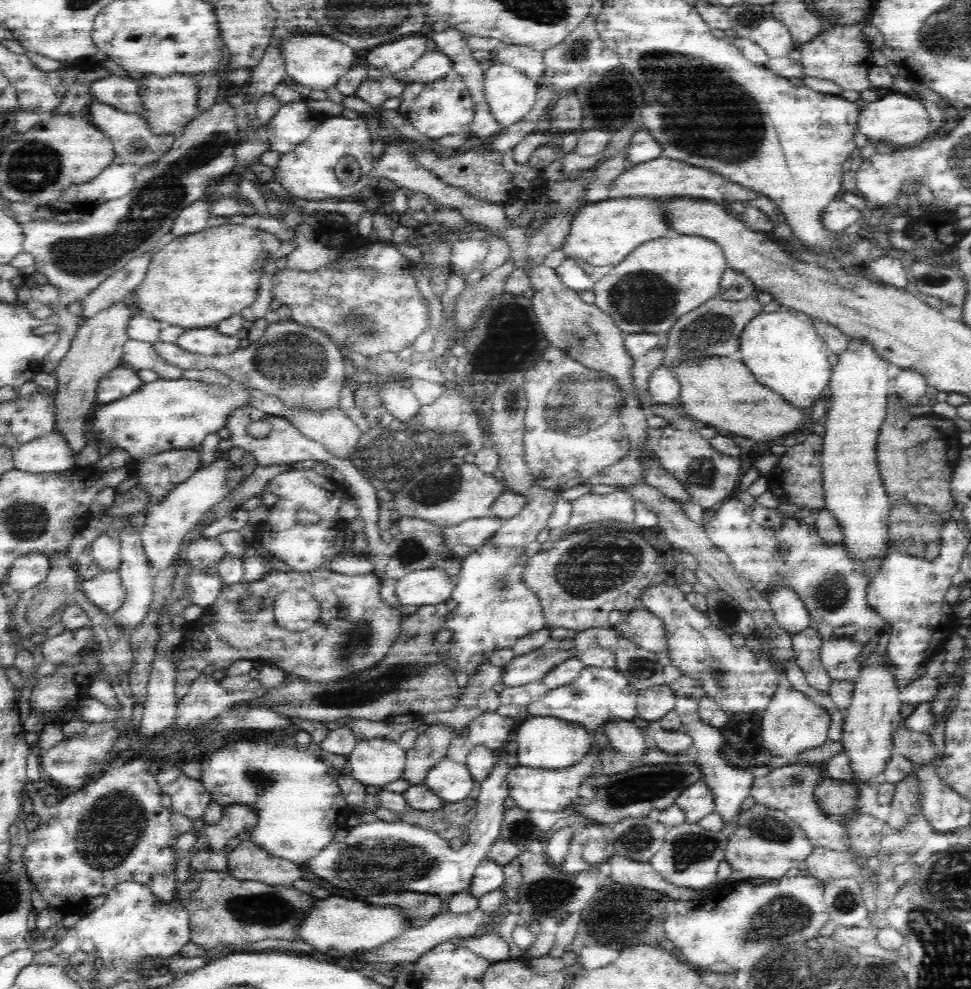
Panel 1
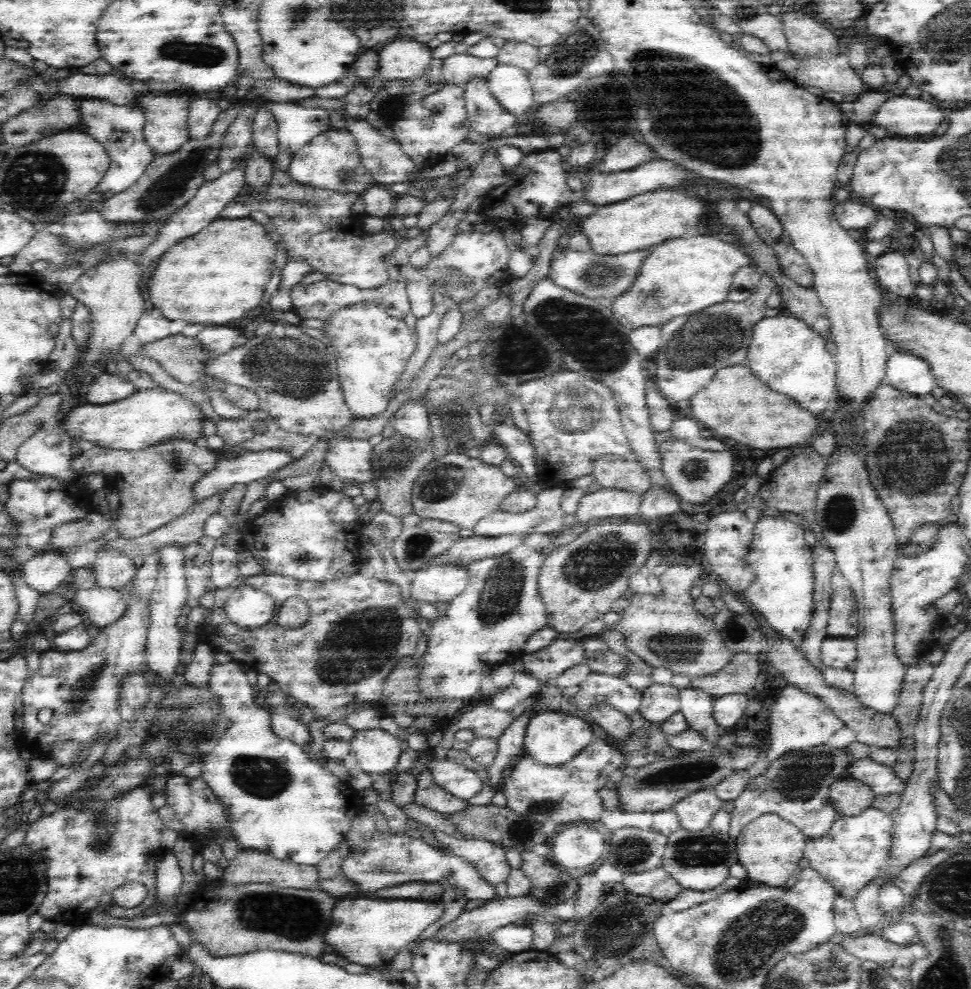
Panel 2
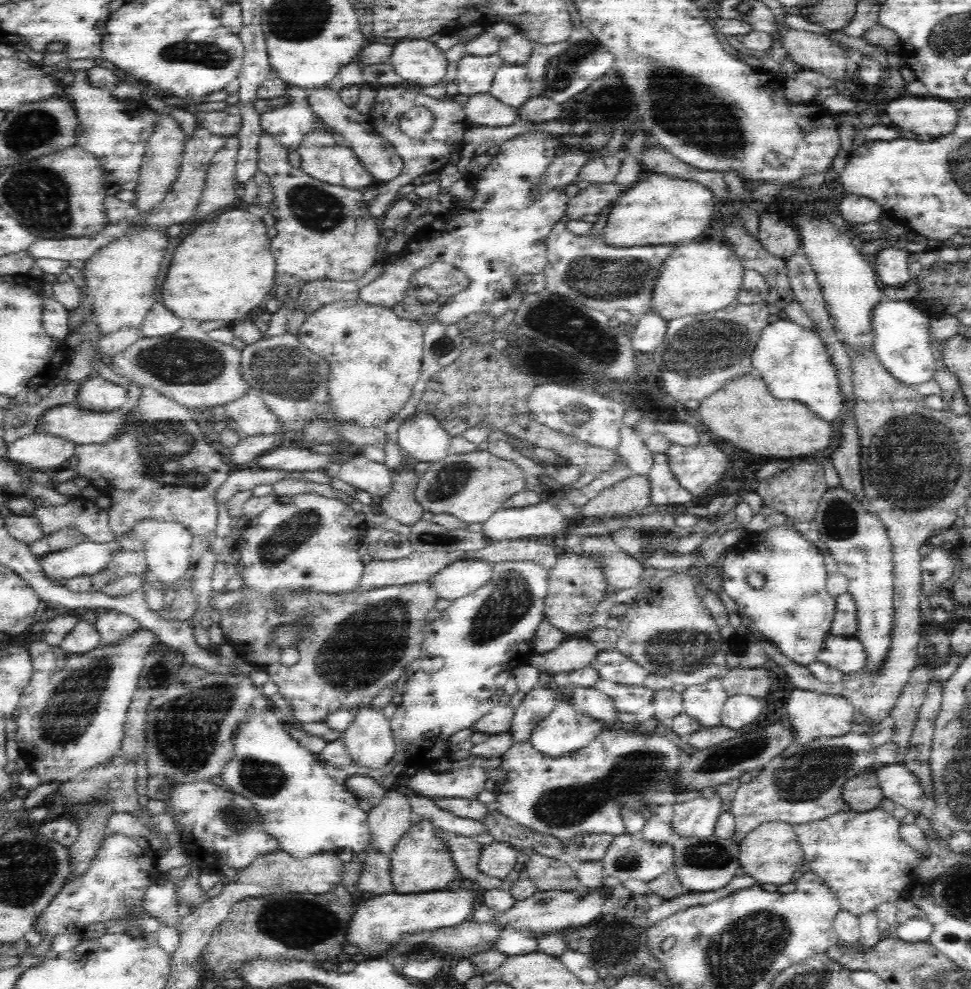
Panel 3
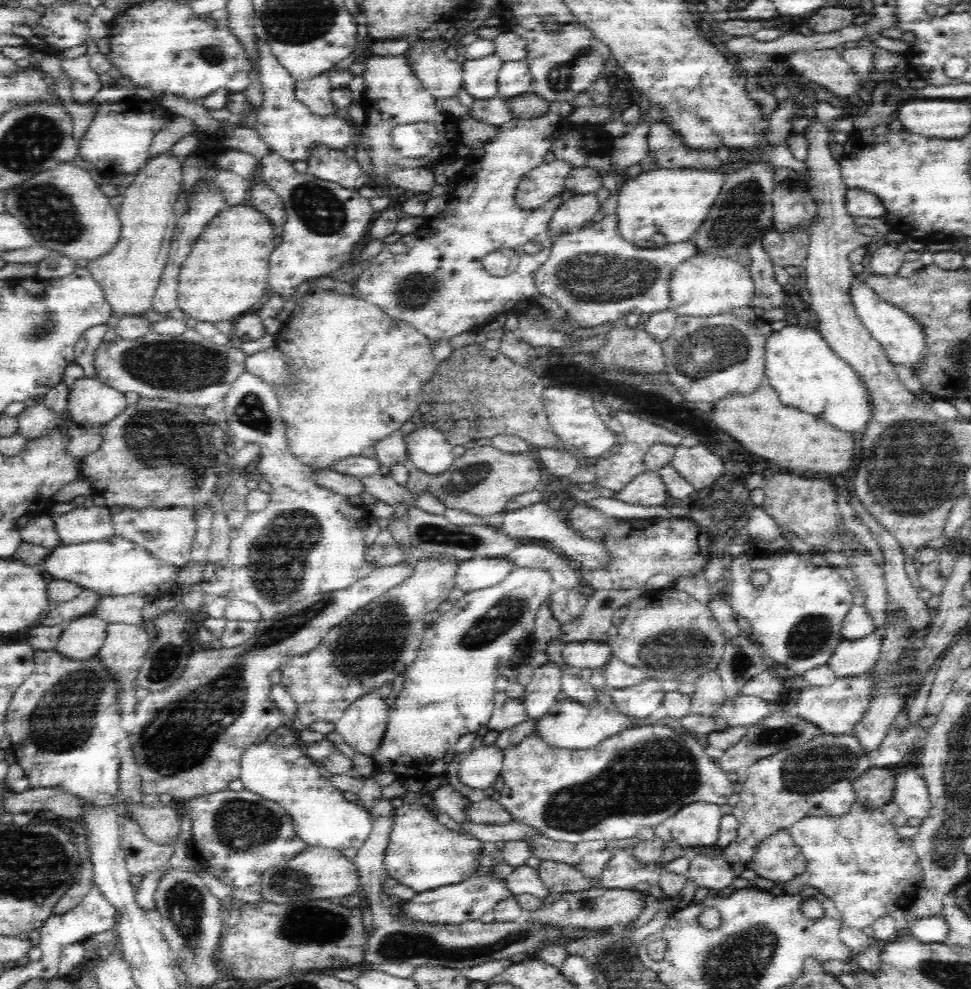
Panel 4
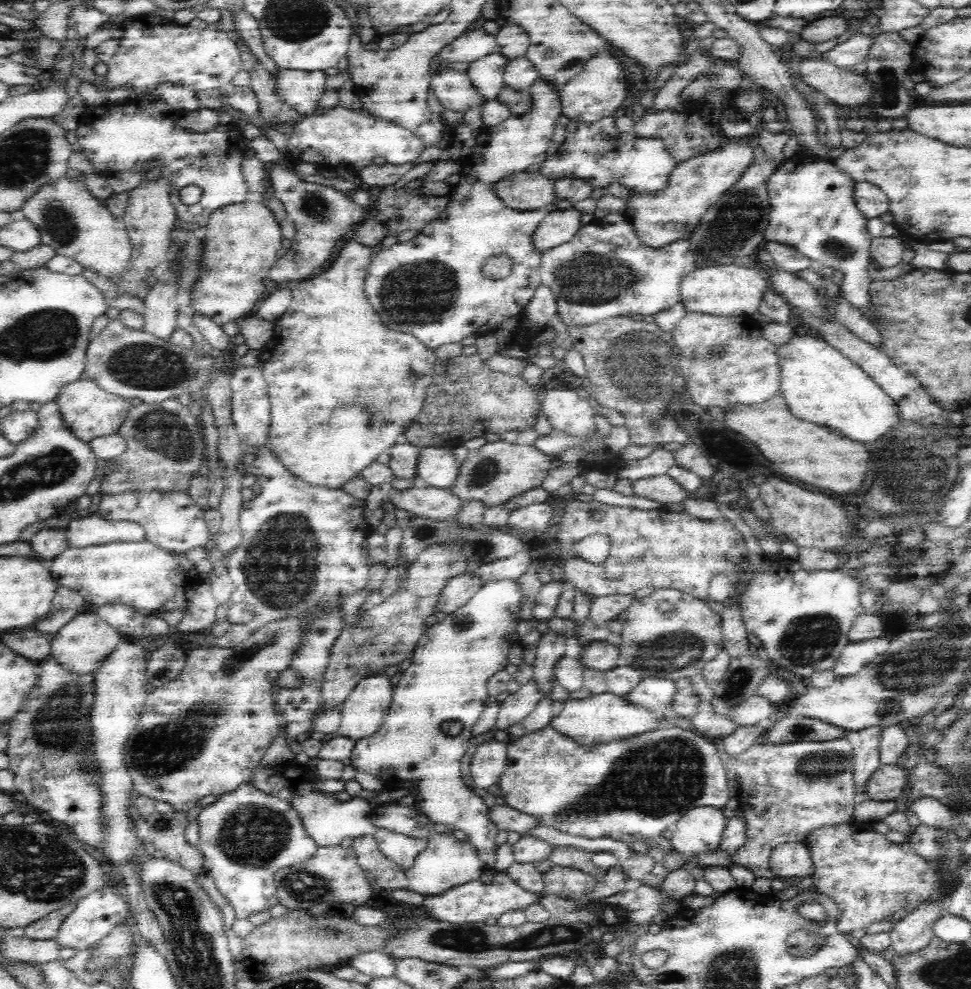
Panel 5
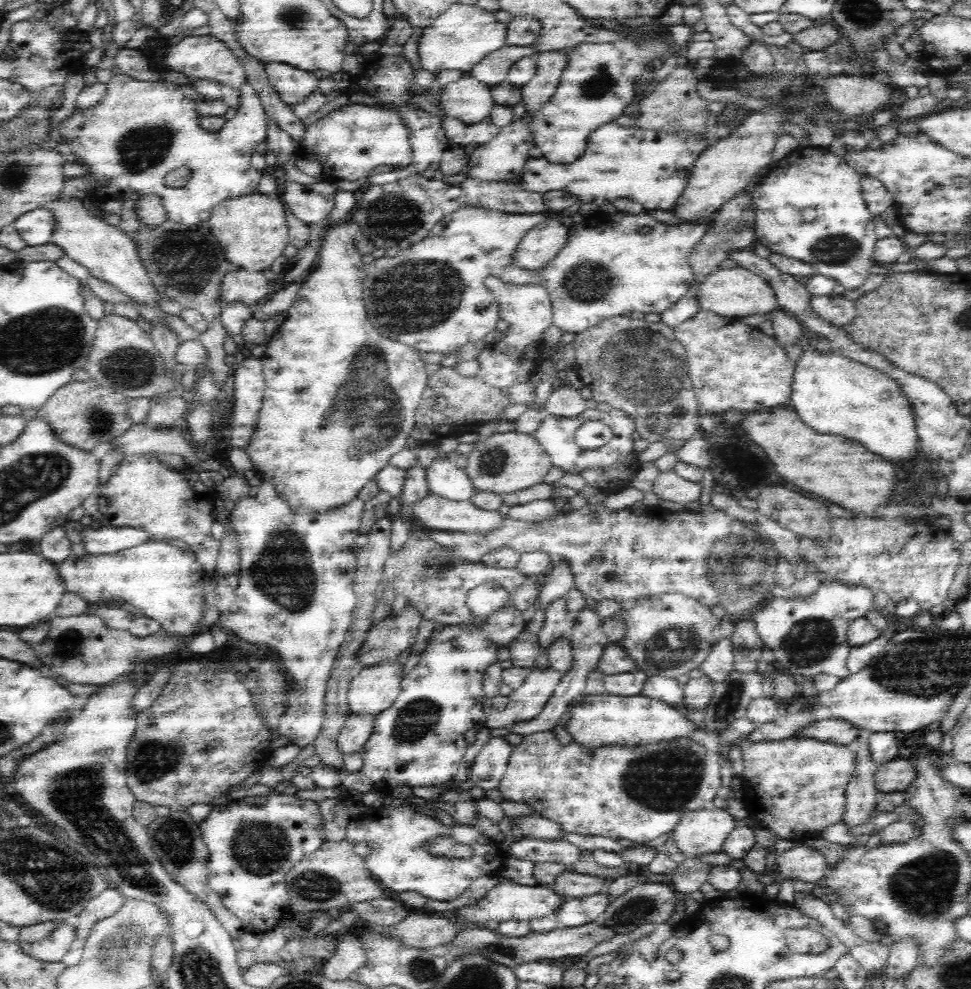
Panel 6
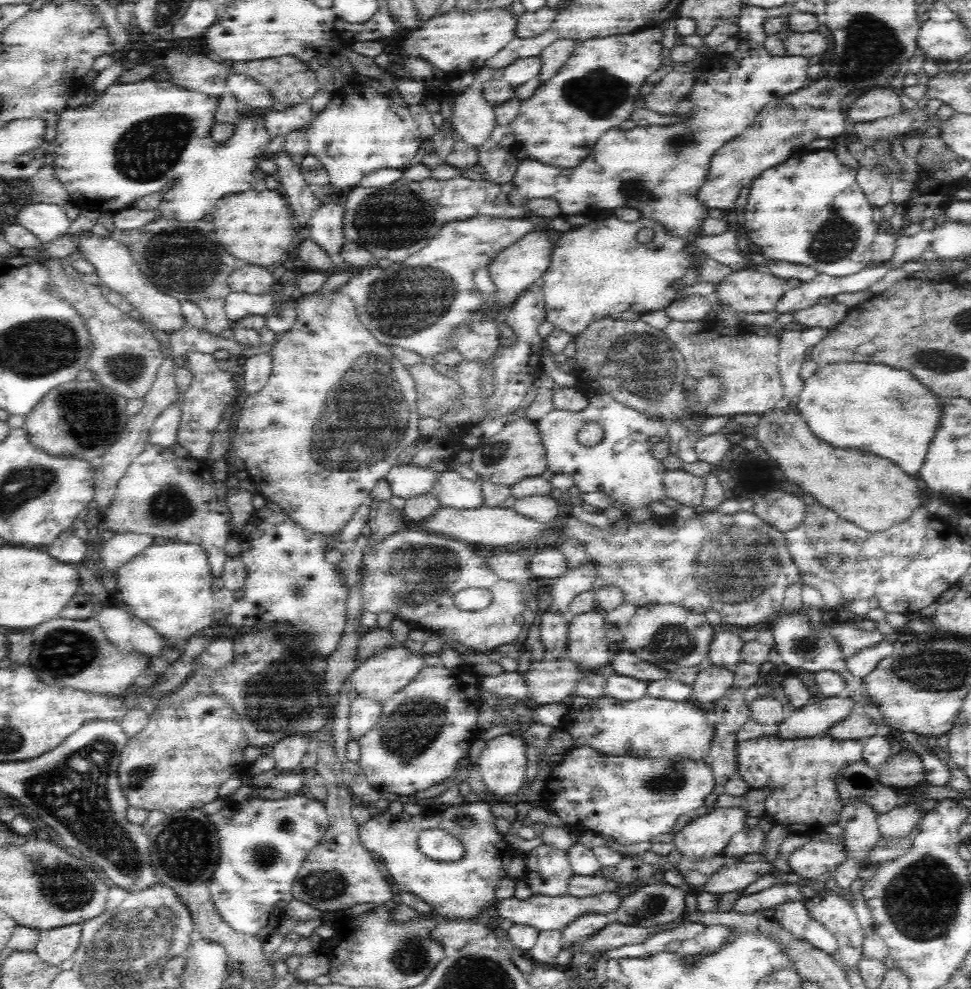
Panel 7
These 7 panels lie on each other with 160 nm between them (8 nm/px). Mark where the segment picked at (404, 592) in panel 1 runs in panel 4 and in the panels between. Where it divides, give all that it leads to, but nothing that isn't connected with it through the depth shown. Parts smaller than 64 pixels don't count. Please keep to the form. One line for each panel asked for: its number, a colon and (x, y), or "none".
2: (441, 583)
3: (461, 578)
4: (475, 574)

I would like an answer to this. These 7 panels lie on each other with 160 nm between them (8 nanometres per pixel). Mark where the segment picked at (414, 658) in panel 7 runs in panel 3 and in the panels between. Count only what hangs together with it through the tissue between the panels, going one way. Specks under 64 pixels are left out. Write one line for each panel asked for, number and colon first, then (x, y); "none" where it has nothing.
3: (368, 739)
4: (361, 725)
5: (364, 710)
6: (374, 689)

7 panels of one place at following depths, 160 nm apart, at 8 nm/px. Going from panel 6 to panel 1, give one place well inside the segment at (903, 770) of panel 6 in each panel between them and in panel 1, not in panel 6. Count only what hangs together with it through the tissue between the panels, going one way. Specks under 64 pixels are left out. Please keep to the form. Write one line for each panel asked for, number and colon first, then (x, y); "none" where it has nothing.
1: (834, 796)
2: (849, 796)
3: (862, 793)
4: (874, 789)
5: (888, 782)

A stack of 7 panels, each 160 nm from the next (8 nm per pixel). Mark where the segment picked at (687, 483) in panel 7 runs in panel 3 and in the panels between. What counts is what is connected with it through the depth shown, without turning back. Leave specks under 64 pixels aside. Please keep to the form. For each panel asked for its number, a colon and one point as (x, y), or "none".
3: (634, 493)
4: (648, 489)
5: (664, 489)
6: (669, 485)

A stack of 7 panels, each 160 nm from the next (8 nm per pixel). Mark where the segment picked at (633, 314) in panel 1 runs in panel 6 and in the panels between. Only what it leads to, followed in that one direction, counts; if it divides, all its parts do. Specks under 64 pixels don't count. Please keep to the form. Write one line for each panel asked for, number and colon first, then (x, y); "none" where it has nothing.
2: (681, 276)
3: (703, 276)
4: (705, 285)
5: (719, 290)
6: (736, 292)

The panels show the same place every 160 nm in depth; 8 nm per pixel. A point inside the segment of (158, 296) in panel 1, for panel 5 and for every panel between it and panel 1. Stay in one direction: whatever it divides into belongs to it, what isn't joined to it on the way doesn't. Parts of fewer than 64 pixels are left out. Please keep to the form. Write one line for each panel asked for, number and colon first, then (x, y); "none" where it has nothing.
2: (218, 275)
3: (225, 268)
4: (225, 275)
5: (246, 236)

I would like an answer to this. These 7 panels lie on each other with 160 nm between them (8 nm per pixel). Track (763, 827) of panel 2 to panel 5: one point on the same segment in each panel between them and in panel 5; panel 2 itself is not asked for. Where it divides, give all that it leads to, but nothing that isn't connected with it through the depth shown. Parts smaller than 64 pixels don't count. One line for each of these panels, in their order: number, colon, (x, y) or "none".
3: (771, 854)
4: (778, 858)
5: (791, 860)

